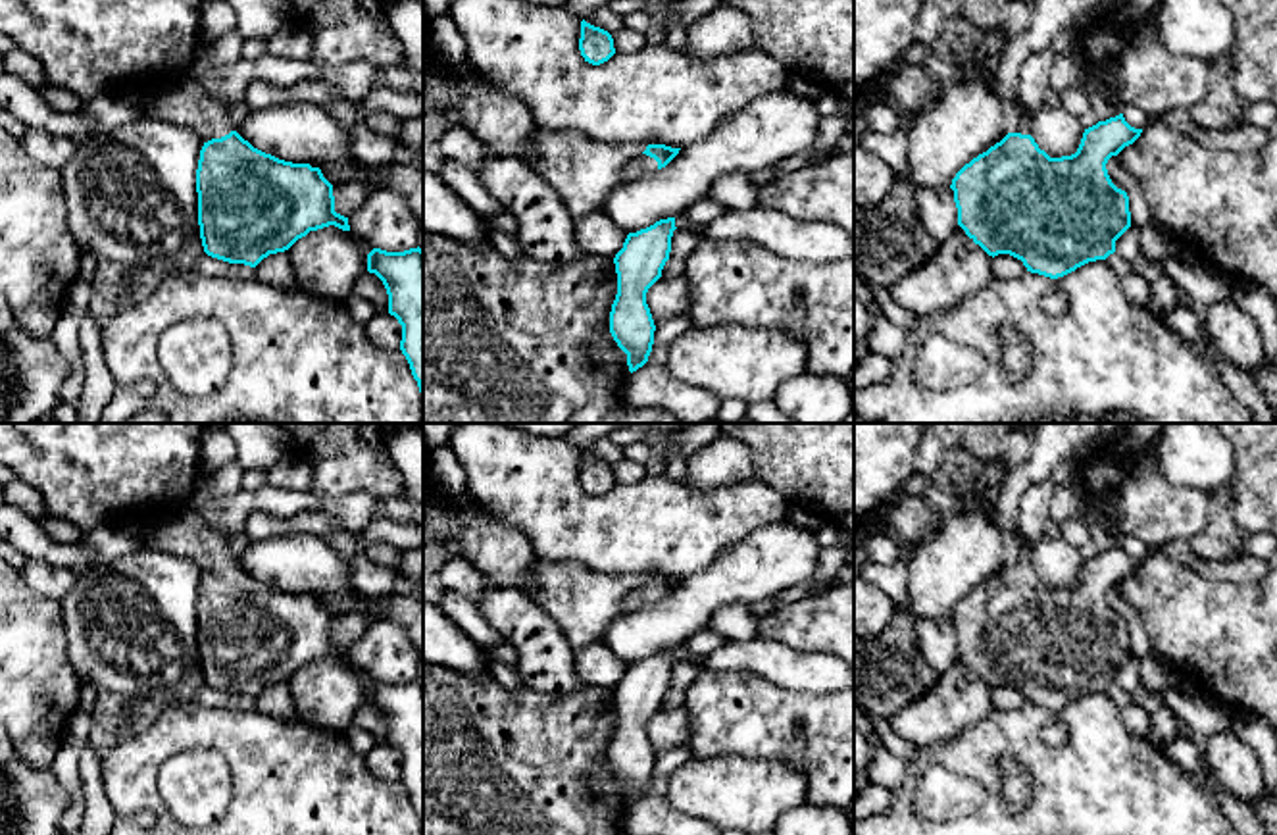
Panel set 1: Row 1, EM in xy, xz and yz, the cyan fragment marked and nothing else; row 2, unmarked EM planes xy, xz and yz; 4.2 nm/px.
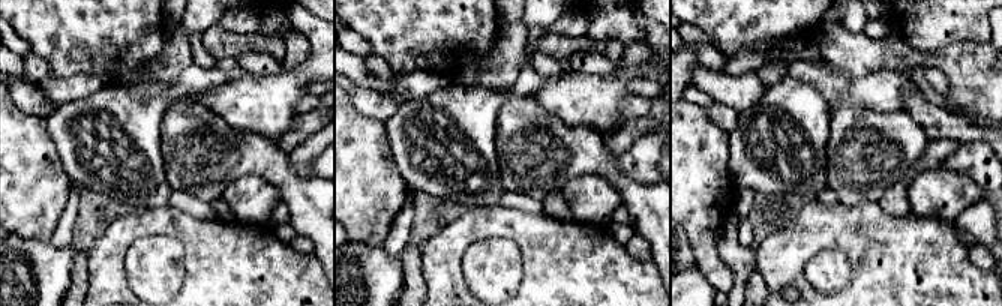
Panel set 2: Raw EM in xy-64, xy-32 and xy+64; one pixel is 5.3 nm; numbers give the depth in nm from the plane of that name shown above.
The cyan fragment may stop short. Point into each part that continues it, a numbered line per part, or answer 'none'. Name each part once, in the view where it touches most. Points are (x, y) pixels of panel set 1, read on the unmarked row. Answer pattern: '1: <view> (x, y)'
1: xy (185, 531)

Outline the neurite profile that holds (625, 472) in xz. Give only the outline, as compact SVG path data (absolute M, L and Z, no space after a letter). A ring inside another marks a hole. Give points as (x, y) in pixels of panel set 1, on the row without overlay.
M621 460L612 466L613 469L613 479L617 485L633 485L640 481L646 475L646 468L633 462L633 460Z

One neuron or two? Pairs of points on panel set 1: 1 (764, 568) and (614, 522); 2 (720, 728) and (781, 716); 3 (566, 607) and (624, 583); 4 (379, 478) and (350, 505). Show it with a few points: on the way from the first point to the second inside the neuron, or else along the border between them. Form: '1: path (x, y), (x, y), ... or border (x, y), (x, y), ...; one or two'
1: border (756, 528), (704, 570), (681, 580); two
2: path (735, 718), (766, 718); one
3: path (579, 601), (593, 601), (610, 589); one
4: border (320, 495), (370, 493), (377, 499); two

